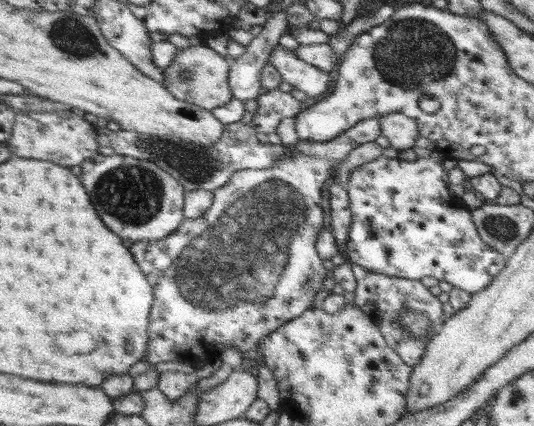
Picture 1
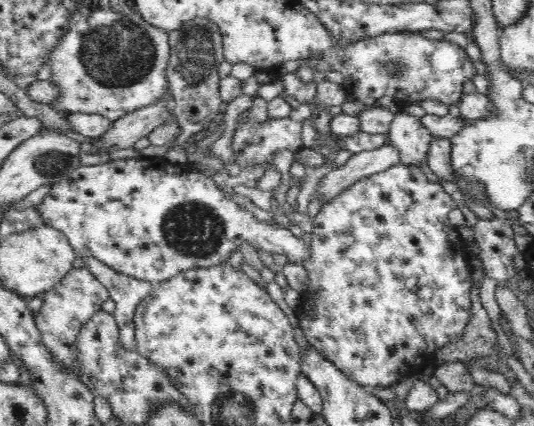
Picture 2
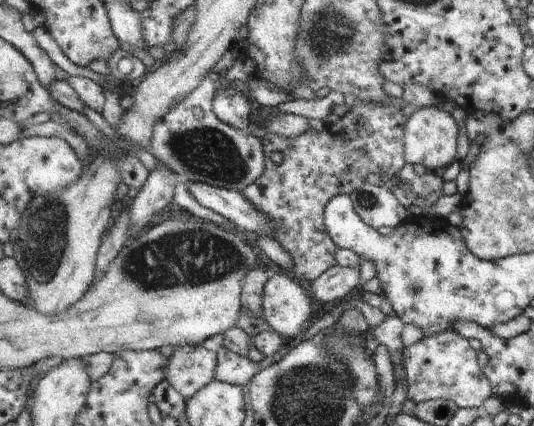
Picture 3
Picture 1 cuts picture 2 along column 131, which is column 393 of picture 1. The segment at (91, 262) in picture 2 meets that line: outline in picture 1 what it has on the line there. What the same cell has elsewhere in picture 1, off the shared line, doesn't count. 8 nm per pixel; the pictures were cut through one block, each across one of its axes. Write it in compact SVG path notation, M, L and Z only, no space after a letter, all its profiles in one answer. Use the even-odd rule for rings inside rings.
M351 264L353 266L353 274L357 278L357 286L355 286L355 302L359 306L363 306L363 310L379 324L379 328L383 330L383 336L387 338L387 344L391 344L391 348L395 348L399 352L399 358L407 364L413 366L421 360L427 342L441 330L443 326L443 310L441 304L437 300L437 296L429 294L429 290L419 282L419 280L409 280L409 278L397 278L397 276L387 276L387 274L379 274L373 272L361 264ZM407 312L417 312L427 316L429 324L425 328L425 332L421 332L421 336L411 336L411 332L407 330L407 322L405 322L405 314Z

